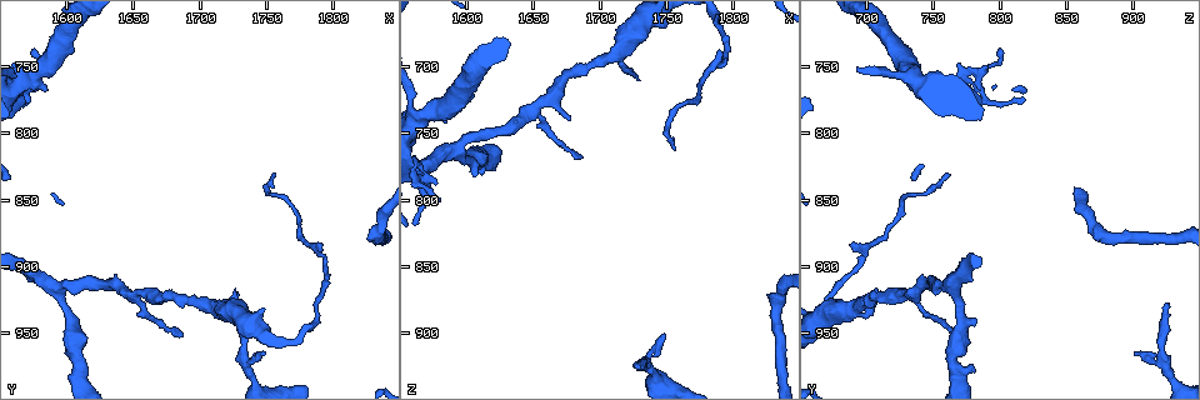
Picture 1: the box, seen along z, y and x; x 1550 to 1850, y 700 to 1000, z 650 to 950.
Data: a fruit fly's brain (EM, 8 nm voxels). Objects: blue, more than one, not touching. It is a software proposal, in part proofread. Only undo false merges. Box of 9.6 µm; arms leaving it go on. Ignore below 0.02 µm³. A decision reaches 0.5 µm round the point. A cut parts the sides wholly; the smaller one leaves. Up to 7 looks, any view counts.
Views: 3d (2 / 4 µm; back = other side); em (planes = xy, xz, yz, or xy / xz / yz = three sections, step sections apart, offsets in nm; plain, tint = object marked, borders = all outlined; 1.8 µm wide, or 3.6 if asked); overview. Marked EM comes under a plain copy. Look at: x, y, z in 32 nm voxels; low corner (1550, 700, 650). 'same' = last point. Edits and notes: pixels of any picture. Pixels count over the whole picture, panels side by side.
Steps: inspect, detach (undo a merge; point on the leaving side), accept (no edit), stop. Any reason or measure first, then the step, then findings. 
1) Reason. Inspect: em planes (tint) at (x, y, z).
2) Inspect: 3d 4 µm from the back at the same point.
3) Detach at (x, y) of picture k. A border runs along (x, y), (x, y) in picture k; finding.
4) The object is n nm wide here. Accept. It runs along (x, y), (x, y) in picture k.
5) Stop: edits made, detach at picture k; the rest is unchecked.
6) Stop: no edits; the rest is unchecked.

A fork. Inspect: em planes (tint) at (1570, 758, 738).

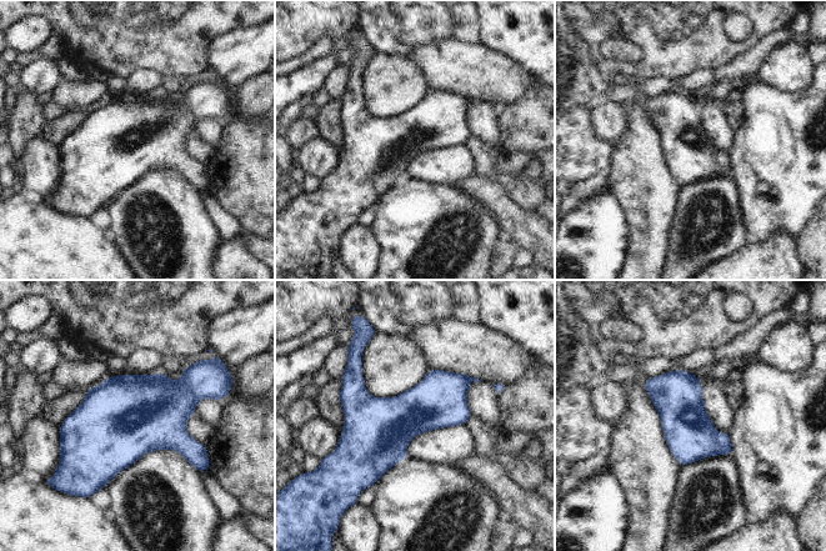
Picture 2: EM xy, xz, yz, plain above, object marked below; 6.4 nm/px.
Accept. One neuron here.

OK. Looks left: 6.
Sharp bend. Inspect: em xz step 8 (borders) at (1592, 914, 762).

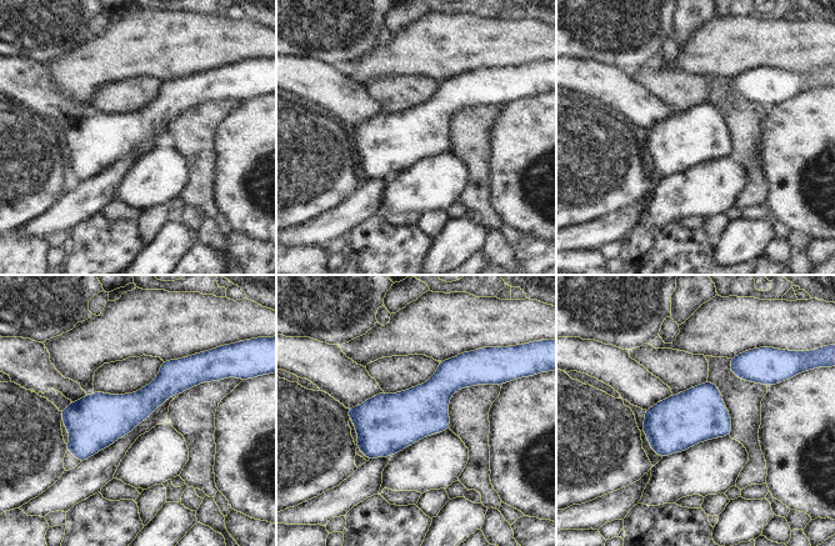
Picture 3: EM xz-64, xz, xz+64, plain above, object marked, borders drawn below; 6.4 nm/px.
Accept. It runs along (195, 370), (70, 447) in picture 3; continuous, no second neuron.

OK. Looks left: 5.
Thick turns thin. Inspect: em planes (tint) at (1650, 920, 732).

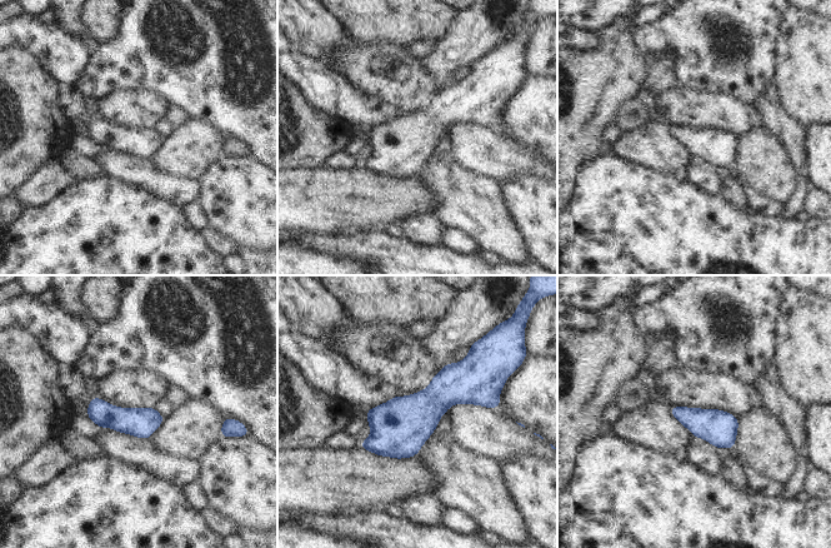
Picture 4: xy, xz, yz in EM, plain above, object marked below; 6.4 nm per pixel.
Accept. All the same neuron.

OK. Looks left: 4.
Stop: no edits; the rest is unchecked.

